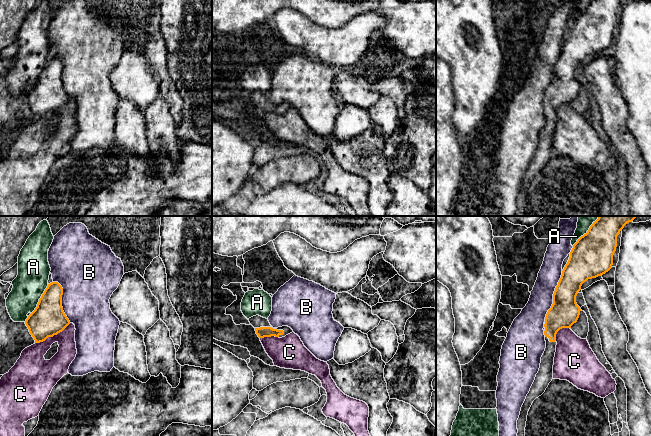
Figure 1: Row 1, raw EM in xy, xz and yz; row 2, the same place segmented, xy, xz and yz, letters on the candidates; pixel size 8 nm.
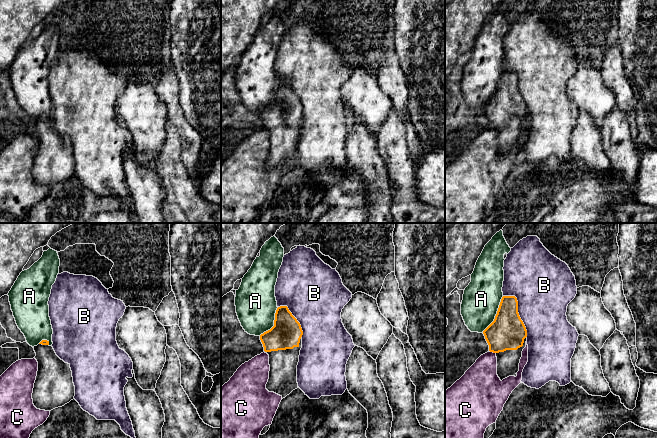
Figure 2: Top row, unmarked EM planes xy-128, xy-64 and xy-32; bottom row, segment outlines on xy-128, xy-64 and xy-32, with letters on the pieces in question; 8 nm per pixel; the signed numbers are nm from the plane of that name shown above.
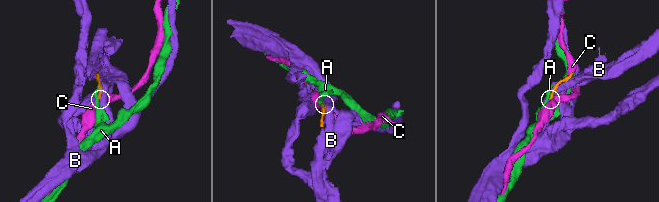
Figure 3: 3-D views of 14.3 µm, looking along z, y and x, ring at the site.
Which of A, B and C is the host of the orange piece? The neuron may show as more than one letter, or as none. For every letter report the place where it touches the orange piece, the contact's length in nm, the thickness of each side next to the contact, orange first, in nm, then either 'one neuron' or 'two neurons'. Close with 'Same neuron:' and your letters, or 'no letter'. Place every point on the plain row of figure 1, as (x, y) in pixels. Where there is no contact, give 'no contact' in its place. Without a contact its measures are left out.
A: xy (39, 75) | 280 nm | 280/260 nm | two neurons
B: yz (553, 72) | 440 nm | 240/200 nm | two neurons
C: xy (52, 112) | 340 nm | 280/200 nm | two neurons
Same neuron: no letter

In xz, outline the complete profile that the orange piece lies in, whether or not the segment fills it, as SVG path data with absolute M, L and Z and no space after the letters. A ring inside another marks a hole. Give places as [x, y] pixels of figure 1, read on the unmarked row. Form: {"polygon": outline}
{"polygon": "M259 91L253 92L248 96L250 100L255 104L256 110L259 114L271 112L282 114L293 108L293 106L288 102L273 104L270 101L268 95L263 94Z"}

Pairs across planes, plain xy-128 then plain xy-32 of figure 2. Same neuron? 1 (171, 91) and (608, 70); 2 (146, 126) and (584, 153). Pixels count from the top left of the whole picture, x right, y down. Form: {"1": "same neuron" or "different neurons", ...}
{"1": "same neuron", "2": "different neurons"}

